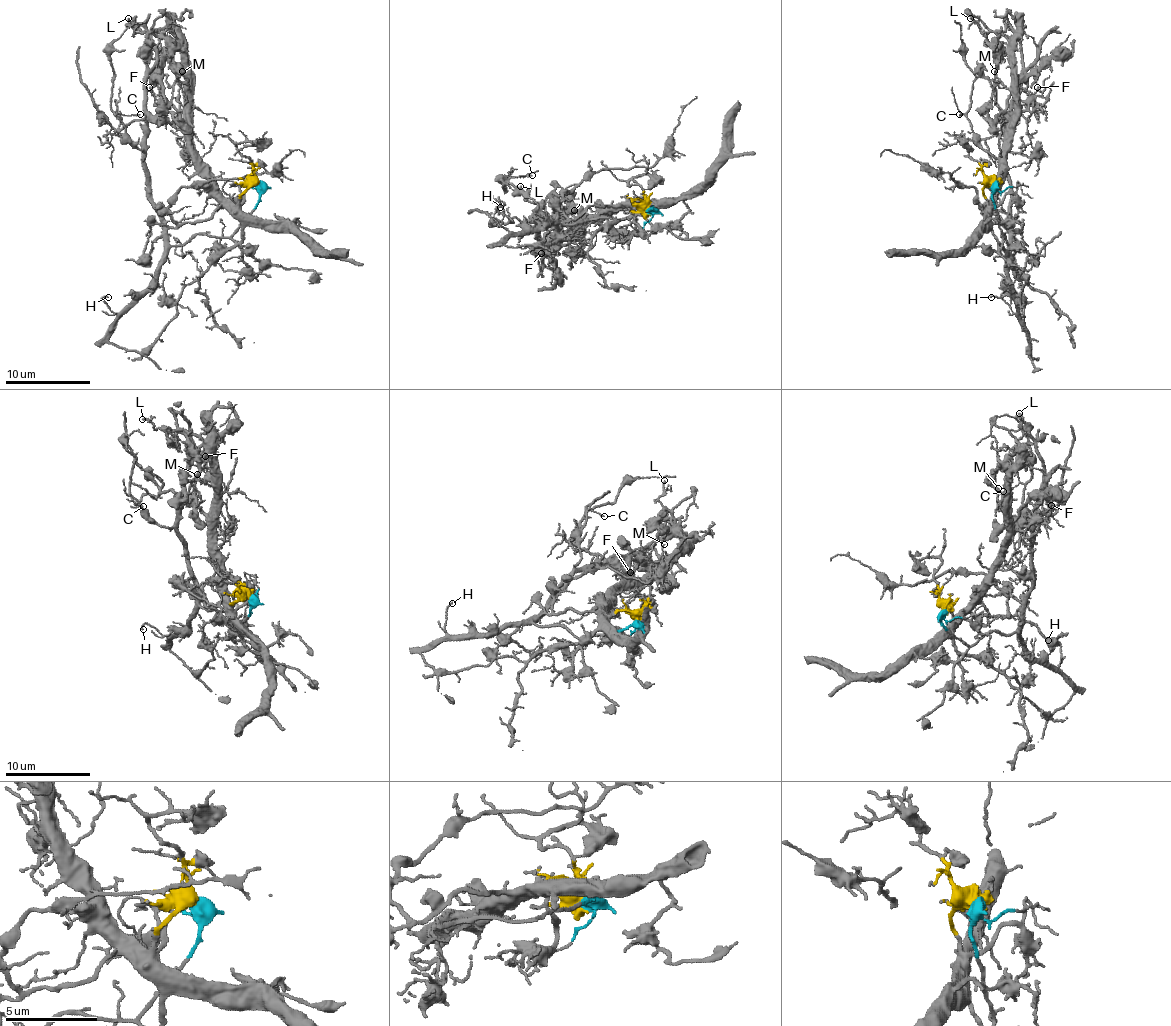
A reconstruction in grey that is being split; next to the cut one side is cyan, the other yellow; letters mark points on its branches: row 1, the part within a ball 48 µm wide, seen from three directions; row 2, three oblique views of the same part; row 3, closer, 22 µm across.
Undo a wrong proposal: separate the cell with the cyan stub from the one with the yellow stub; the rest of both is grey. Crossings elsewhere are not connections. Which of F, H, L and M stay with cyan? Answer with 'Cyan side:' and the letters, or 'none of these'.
Cyan side: H

